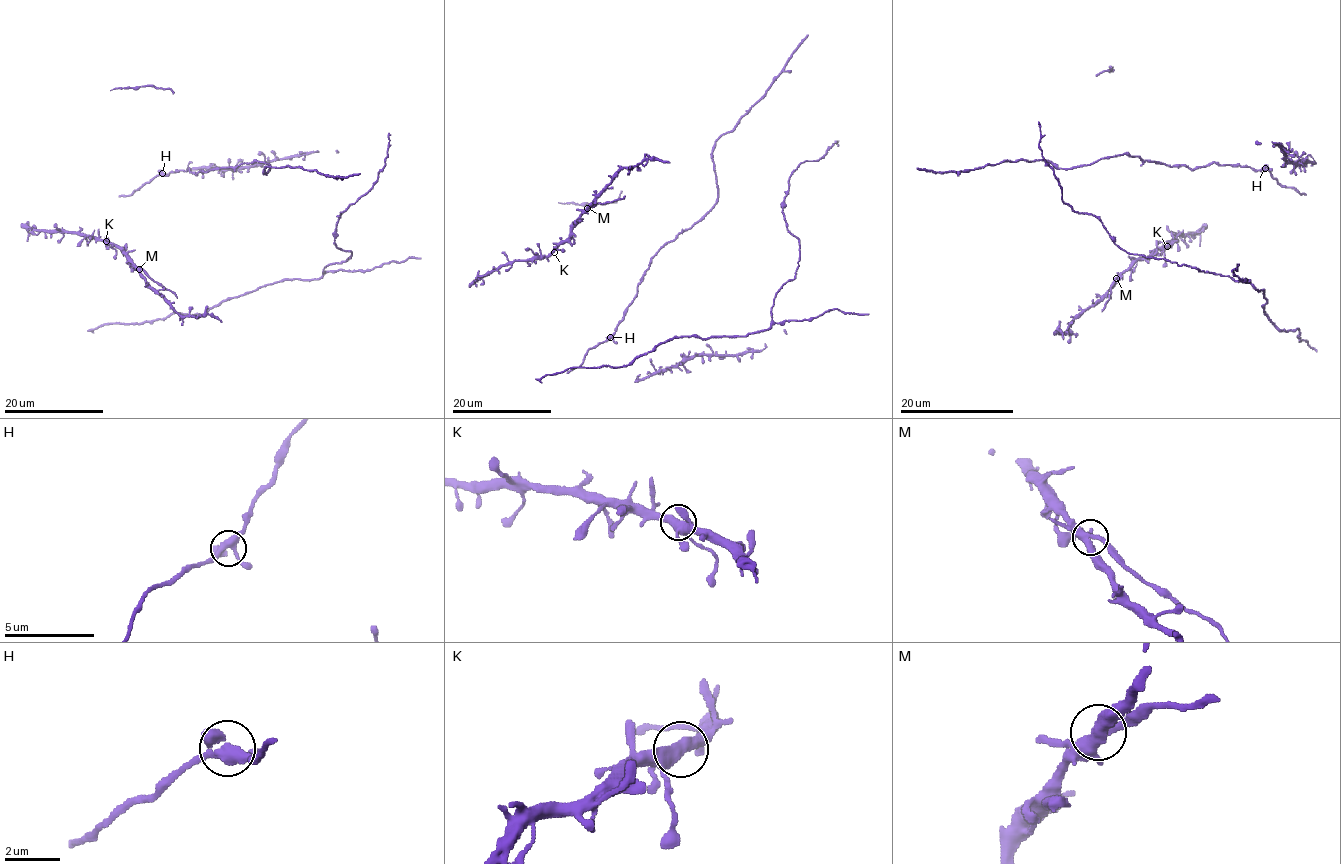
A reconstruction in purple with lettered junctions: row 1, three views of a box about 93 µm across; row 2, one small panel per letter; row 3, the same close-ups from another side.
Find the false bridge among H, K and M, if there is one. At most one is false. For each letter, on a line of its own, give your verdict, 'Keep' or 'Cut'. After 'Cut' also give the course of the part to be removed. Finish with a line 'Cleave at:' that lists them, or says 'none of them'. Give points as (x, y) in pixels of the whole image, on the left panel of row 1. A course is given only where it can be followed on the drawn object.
H: Keep
K: Keep
M: Cut. Course of the part to remove: (139, 268), (177, 298)
Cleave at: M

